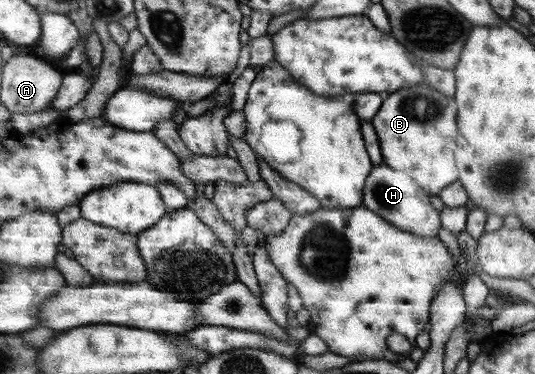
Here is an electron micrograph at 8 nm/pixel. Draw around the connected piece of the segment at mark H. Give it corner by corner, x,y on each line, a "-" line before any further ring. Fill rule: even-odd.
385,163
376,164
366,178
362,193
362,205
394,224
399,230
419,237
438,237
442,226
440,212
431,205
431,194
425,192
409,173
393,170

